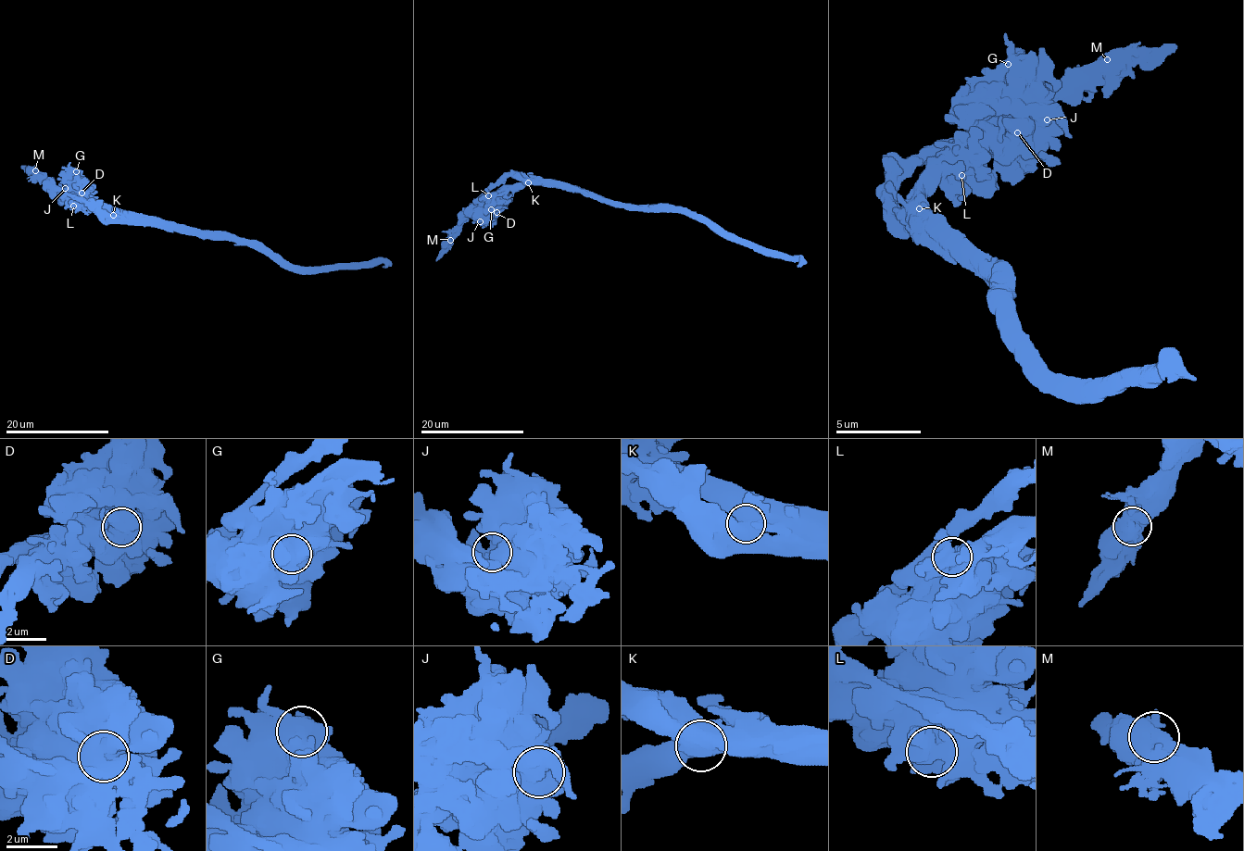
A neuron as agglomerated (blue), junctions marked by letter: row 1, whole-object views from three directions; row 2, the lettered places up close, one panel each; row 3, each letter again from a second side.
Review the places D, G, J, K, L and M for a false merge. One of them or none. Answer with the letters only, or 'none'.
K

